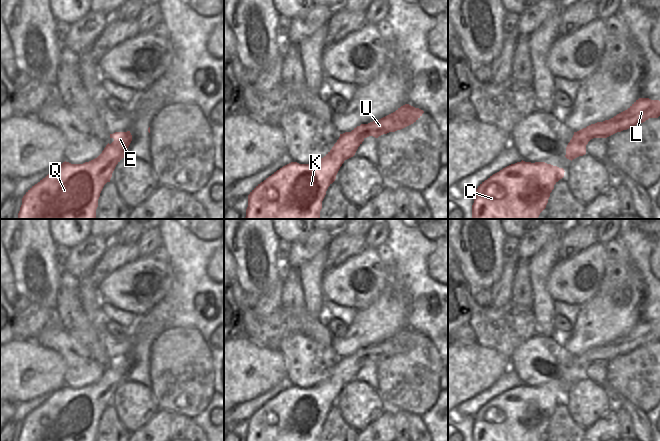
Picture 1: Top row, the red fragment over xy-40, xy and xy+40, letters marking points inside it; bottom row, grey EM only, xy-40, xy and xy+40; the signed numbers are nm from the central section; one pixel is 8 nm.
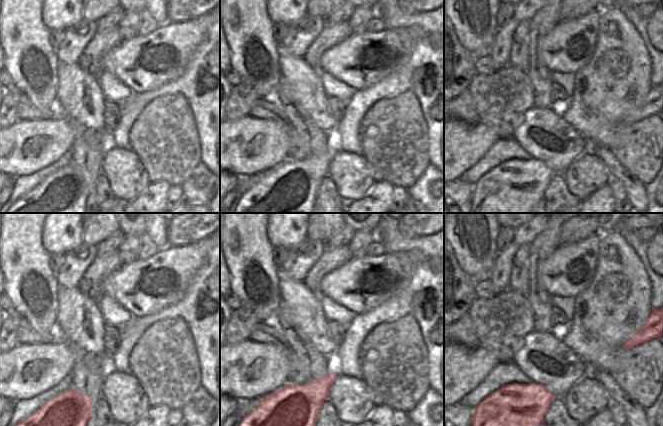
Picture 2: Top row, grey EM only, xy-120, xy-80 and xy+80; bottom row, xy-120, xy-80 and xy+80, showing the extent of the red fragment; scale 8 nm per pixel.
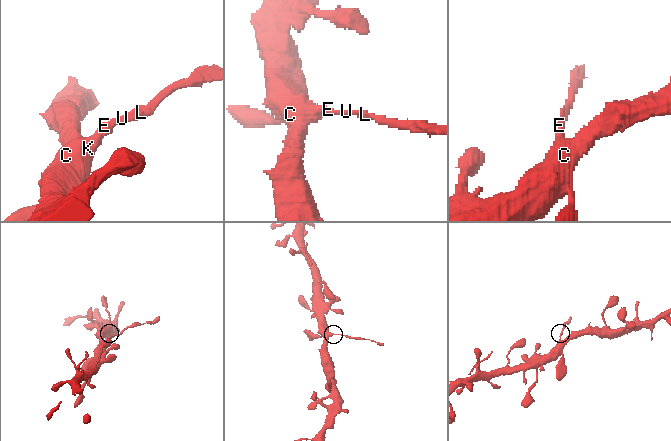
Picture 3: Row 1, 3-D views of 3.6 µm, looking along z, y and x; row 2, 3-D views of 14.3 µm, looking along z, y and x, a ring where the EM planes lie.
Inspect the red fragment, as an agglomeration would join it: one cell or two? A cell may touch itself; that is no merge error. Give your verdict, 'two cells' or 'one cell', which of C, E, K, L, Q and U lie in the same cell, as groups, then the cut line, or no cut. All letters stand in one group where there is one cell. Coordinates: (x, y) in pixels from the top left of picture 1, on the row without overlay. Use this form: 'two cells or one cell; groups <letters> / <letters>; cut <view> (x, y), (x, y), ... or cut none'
two cells; groups C E K Q / L U; cut xy (360, 349), (364, 361)

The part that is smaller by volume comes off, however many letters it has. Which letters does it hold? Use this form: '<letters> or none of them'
L, U

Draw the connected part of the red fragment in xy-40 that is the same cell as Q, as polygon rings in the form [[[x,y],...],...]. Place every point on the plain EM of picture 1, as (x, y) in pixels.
[[[130,355],[110,358],[114,365],[107,368],[95,383],[83,388],[63,386],[32,410],[22,422],[18,441],[96,441],[98,423],[107,406],[110,406],[116,389],[126,380],[132,365]]]

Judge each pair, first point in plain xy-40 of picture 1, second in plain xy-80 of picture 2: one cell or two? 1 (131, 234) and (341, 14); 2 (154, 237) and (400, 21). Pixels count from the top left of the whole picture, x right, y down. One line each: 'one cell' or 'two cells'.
1: one cell
2: two cells

